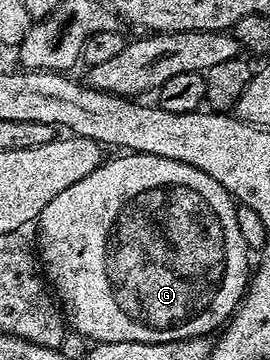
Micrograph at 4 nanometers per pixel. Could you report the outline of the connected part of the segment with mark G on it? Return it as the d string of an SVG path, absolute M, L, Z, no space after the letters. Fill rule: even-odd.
M128 151L123 155L112 156L101 161L97 169L90 171L90 175L86 175L86 179L78 179L78 183L74 183L74 187L66 187L66 191L62 191L62 195L54 195L54 199L50 199L50 203L46 203L46 207L38 218L38 226L40 225L38 261L42 266L42 273L46 278L47 284L54 290L55 296L62 306L62 312L66 318L67 324L71 326L71 328L73 325L82 336L89 337L89 342L92 343L99 343L101 341L105 341L106 343L122 343L123 341L133 341L134 343L170 343L178 339L207 337L213 334L215 332L213 330L216 328L216 330L219 330L221 326L232 317L236 309L239 308L241 301L244 300L244 295L250 280L250 265L248 269L248 256L250 256L250 250L246 242L242 239L242 231L238 231L238 219L236 218L237 202L234 200L231 193L227 193L227 191L225 191L225 189L223 189L214 179L210 179L210 175L206 175L206 171L198 171L198 167L190 167L186 163L178 163L174 159L162 159L158 155L150 155L149 153L134 153Z

